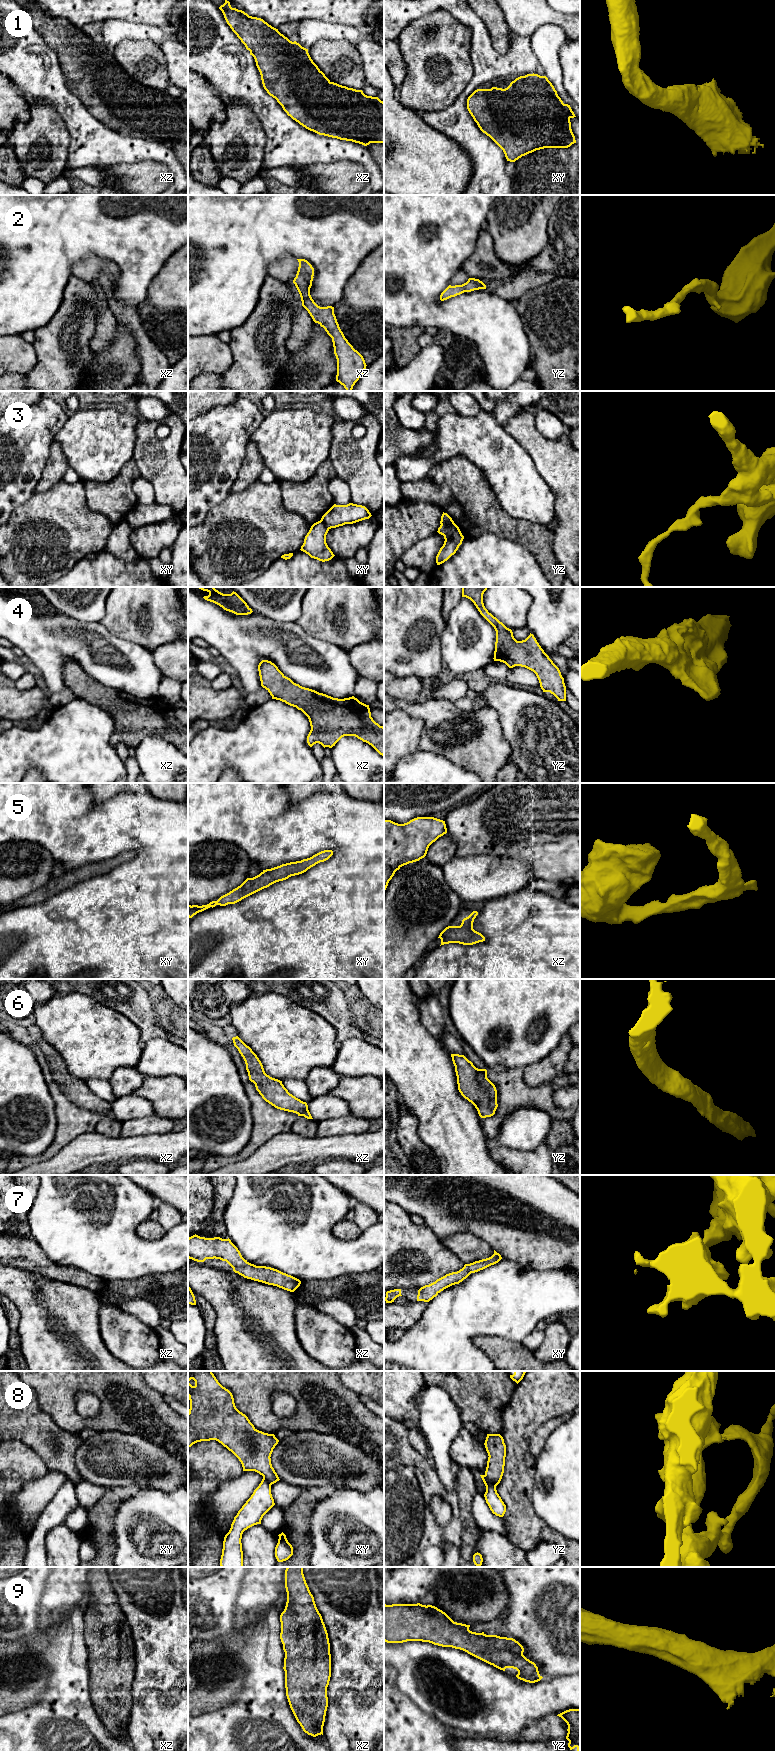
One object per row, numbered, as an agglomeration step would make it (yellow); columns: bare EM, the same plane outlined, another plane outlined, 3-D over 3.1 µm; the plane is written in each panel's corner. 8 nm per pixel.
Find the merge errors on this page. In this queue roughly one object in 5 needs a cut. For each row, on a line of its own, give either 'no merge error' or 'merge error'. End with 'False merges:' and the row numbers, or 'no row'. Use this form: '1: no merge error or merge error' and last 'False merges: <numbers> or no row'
1: no merge error
2: no merge error
3: merge error
4: no merge error
5: no merge error
6: no merge error
7: no merge error
8: merge error
9: no merge error
False merges: 3, 8

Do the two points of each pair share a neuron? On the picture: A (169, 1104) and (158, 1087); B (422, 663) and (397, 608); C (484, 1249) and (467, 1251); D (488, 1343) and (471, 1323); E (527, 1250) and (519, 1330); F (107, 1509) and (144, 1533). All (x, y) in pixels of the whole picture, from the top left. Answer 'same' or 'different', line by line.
A: same
B: same
C: same
D: different
E: different
F: different

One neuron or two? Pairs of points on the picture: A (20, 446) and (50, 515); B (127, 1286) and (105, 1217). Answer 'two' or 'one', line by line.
A: two
B: two

